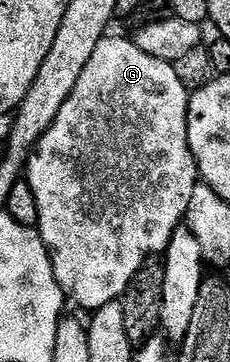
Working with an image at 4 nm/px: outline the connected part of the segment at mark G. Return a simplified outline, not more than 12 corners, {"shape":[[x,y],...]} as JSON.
{"shape":[[107,36],[24,180],[63,295],[119,301],[200,184],[191,91]]}

